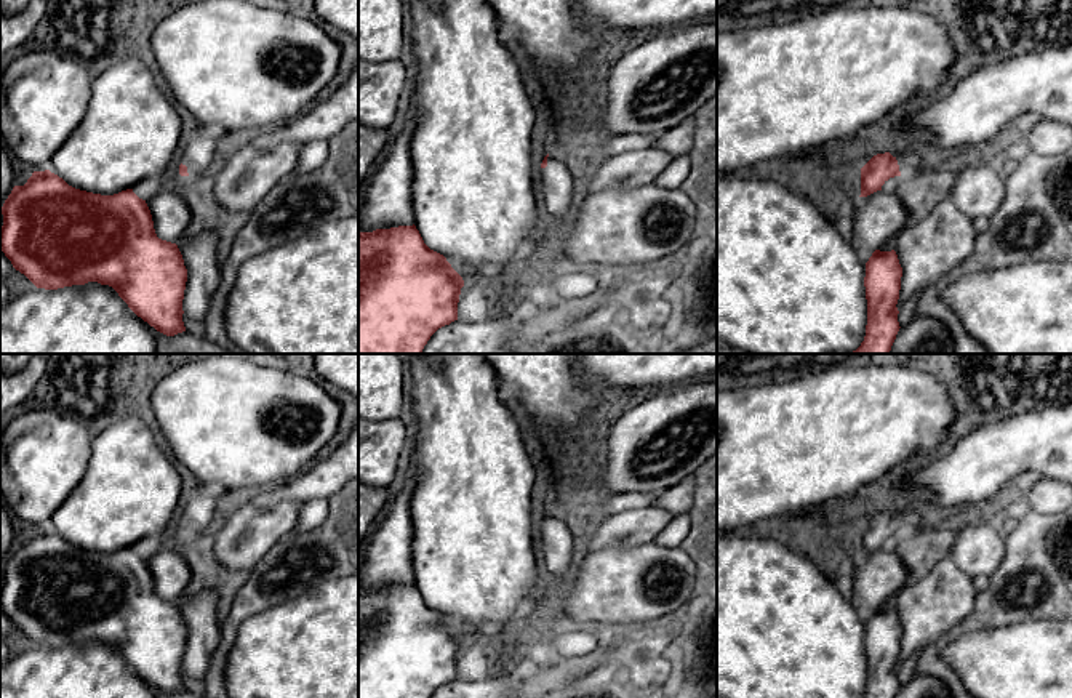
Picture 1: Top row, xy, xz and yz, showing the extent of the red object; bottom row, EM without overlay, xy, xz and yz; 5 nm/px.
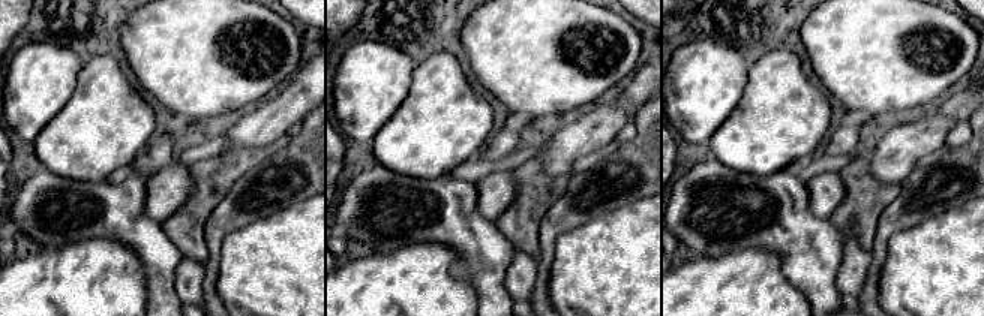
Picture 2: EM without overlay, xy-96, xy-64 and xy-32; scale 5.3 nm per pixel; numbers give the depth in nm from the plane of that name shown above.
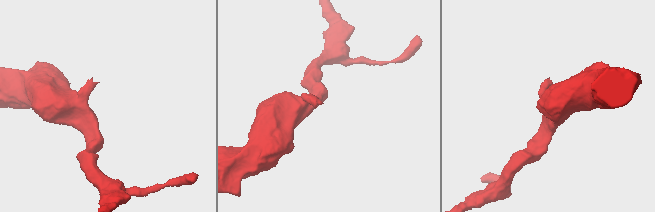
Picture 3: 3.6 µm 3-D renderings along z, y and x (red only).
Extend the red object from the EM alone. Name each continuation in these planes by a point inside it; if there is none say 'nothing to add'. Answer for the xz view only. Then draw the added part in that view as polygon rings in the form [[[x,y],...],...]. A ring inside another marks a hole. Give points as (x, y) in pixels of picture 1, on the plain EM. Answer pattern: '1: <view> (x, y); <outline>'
1: xz (557, 538); [[[549,511],[547,525],[541,527],[541,554],[547,568],[557,575],[573,573],[573,546],[578,536],[571,519]]]

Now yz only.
1: yz (908, 519); [[[896,509],[890,512],[898,519],[901,533],[915,530],[918,527],[918,514],[915,509]]]

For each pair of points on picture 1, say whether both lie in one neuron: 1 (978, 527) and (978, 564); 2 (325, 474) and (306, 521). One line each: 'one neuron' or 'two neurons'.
1: one neuron
2: two neurons

